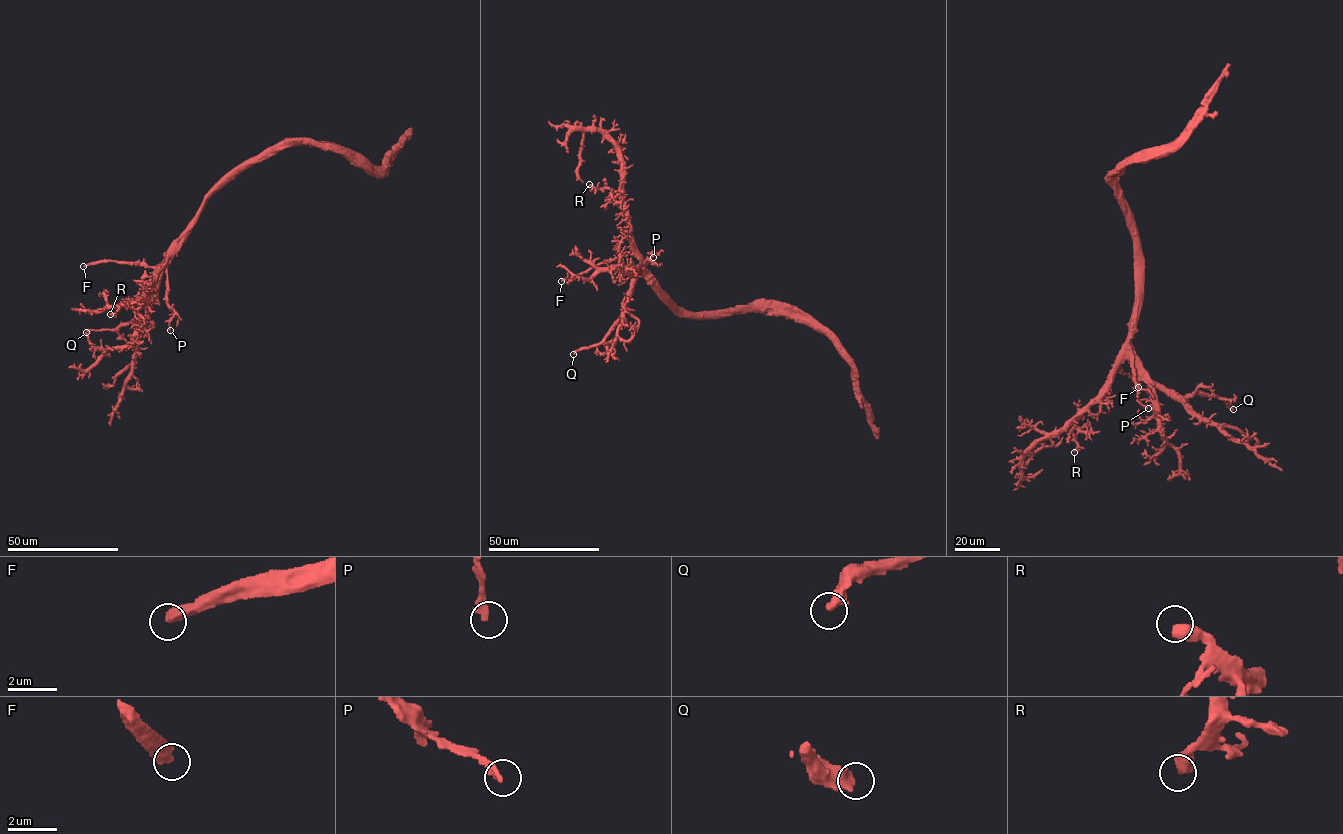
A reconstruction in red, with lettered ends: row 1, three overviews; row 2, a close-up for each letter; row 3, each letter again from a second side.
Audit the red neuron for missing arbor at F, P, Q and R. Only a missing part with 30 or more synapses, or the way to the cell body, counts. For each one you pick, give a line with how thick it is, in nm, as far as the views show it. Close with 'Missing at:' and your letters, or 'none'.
F: Thickness 440 nm
Missing at: F

